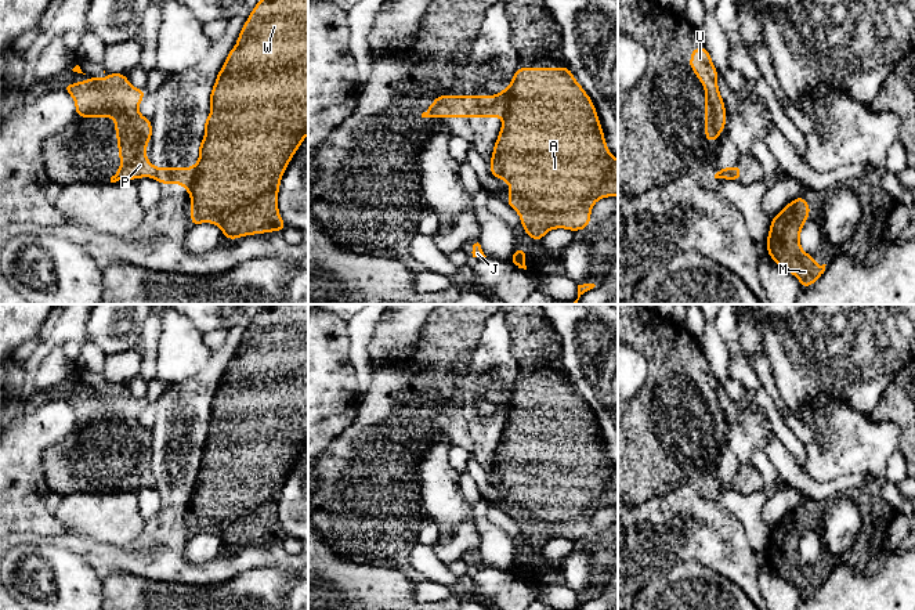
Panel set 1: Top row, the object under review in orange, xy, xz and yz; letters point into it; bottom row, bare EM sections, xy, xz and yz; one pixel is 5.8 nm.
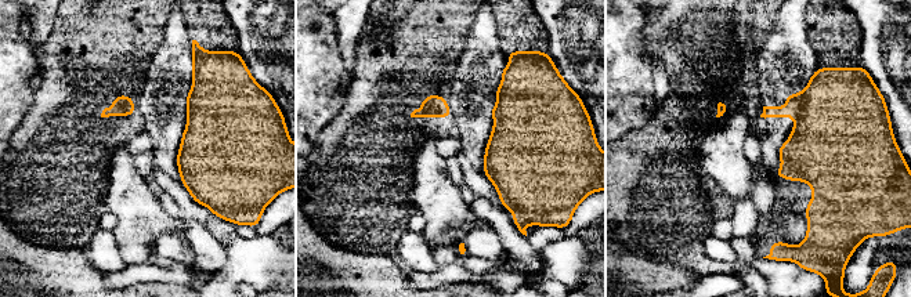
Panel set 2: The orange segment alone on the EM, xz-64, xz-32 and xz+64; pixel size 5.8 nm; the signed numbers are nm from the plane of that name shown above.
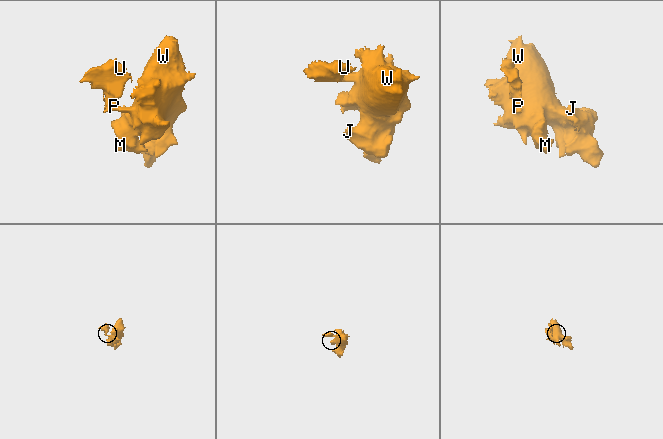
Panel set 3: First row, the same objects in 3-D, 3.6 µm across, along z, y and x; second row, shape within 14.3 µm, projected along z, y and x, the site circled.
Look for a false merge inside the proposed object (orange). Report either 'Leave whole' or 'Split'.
Leave whole

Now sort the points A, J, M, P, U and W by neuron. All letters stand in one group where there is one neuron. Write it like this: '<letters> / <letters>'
A J M P U W

